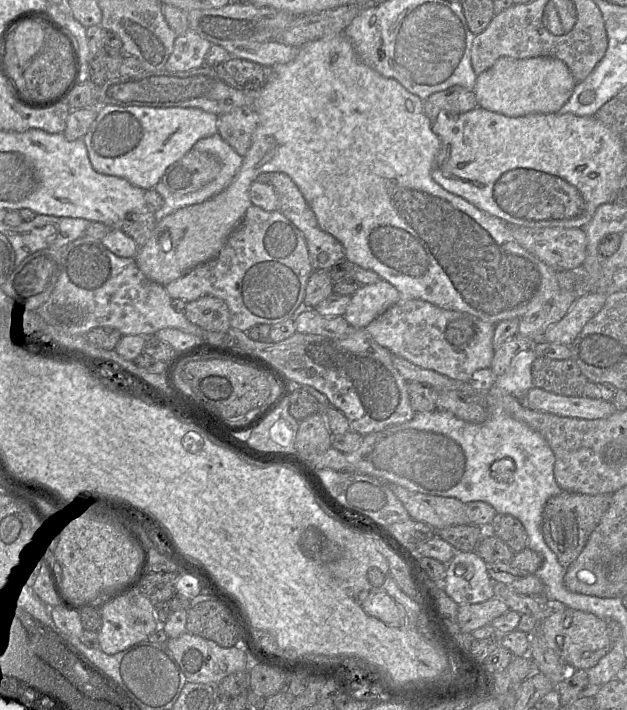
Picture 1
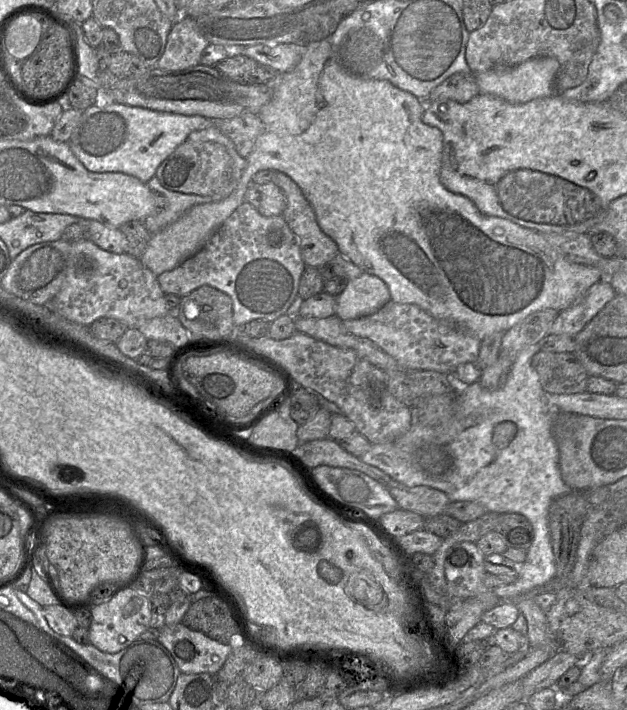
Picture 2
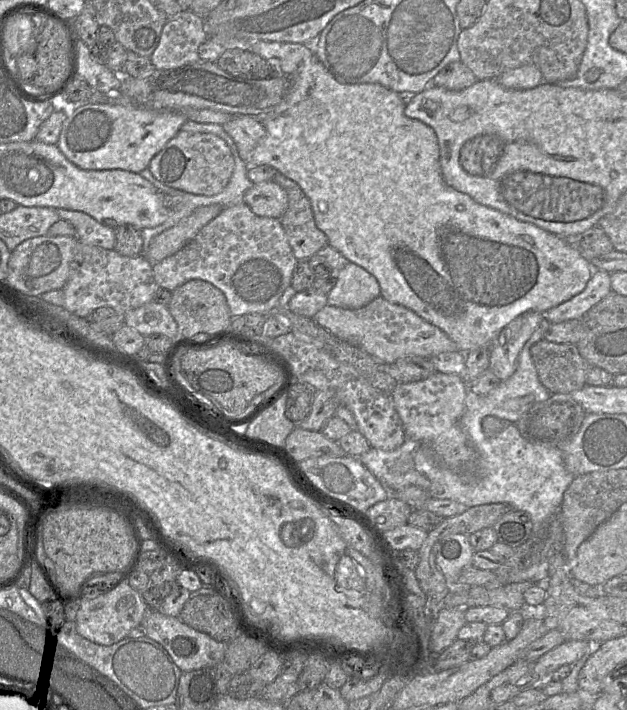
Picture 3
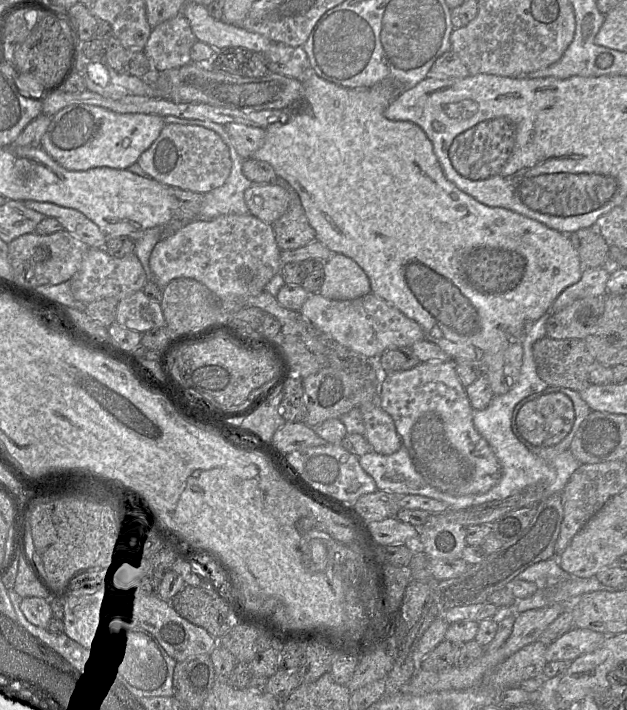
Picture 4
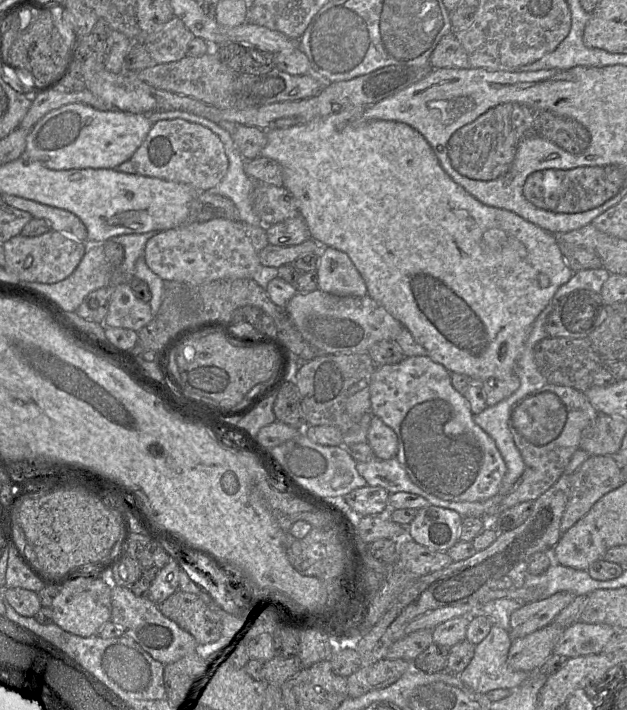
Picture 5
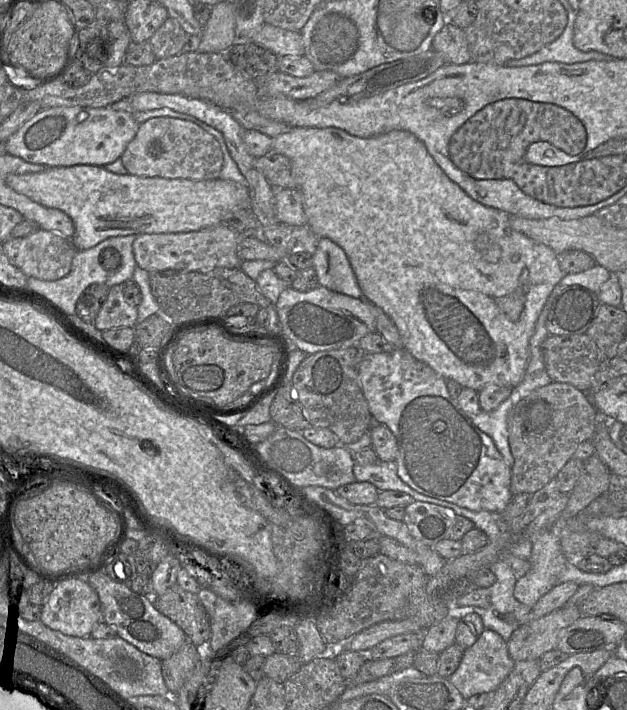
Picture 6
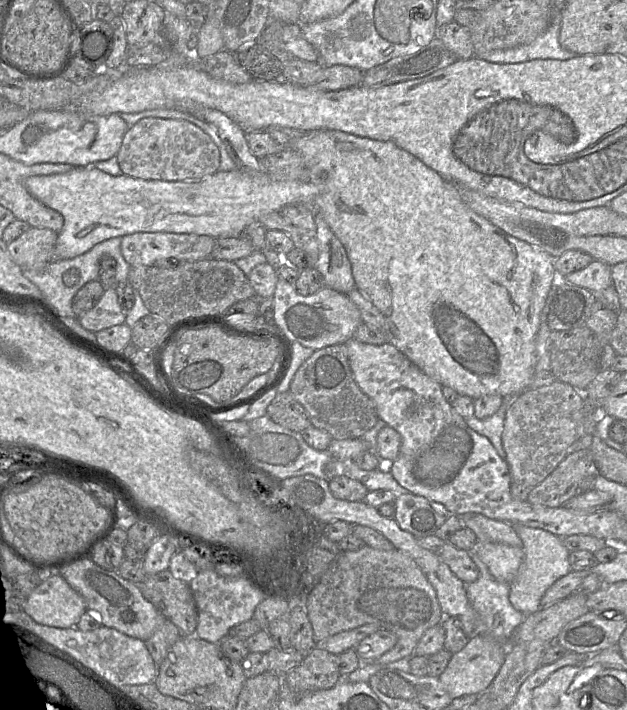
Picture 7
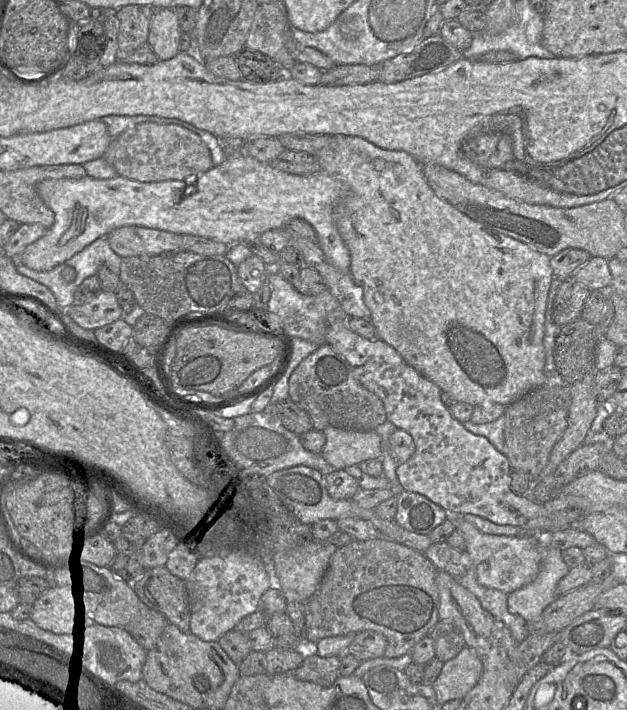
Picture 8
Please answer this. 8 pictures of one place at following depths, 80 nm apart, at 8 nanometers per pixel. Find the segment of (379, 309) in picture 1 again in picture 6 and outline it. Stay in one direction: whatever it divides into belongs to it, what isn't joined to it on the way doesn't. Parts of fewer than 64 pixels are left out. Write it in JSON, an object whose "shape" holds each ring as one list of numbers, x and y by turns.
{"shape":[[318,239,313,268,320,286,353,298,364,298,345,251,331,239]]}

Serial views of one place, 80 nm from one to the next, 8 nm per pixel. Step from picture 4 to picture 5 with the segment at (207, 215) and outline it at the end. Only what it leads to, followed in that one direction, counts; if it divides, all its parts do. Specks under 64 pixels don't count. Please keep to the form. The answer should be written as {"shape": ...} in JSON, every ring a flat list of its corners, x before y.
{"shape":[[180,110,154,111,148,114,148,118,153,124,157,121,183,119,188,122,200,124,201,126,208,128,214,134,216,134,224,145,225,152,229,161,229,167,228,167,227,174,223,178,223,180,212,190,207,190,207,191,214,191,216,194,229,198,238,209,241,222,250,224,252,226,262,226,266,228,266,226,262,223,260,217,254,211,252,201,251,201,251,194,257,183,245,173,246,160,241,156,241,154,235,147,233,137,227,130,223,129,218,124,206,118,191,114,189,112,180,111]]}

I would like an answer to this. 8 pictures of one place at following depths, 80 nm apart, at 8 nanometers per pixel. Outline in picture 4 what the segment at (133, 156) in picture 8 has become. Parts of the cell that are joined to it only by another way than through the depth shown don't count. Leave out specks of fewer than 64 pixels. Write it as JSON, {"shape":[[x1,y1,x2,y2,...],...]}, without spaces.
{"shape":[[166,124,153,144,141,154,137,164,156,181,196,193,221,187,232,169,230,151,214,131,194,125]]}

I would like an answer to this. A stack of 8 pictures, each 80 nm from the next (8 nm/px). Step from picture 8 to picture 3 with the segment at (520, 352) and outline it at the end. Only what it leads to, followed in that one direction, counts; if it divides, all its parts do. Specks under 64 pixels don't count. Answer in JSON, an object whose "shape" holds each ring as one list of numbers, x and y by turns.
{"shape":[[313,54,302,63,294,75,287,77,290,79,288,91,282,102,265,115,263,123,266,134,247,160,247,170,260,165,269,165,295,181,309,199,315,223,327,236,329,246,338,250,350,262,372,274,380,285,381,297,414,311,421,318,441,329,456,343,459,352,468,353,482,347,488,347,491,352,491,344,498,338,501,330,517,317,528,312,545,314,549,309,571,299,586,287,594,273,594,268,570,240,480,204,468,194,452,188,445,182,440,164,437,135,430,126,406,116,407,97,380,84,340,83]]}

